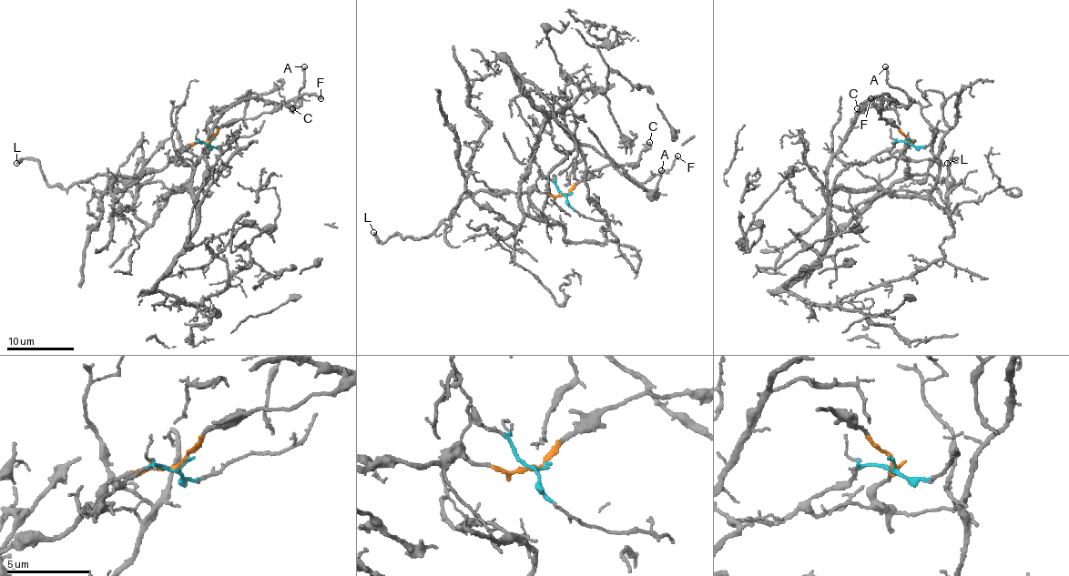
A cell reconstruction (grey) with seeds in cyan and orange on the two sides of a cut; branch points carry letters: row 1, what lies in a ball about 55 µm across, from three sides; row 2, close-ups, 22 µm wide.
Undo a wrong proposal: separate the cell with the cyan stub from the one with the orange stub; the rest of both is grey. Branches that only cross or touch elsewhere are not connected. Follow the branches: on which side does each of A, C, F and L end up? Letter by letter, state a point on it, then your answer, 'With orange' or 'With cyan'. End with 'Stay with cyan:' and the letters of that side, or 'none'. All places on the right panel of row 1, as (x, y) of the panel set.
A: Place: (885, 66). With cyan
C: Place: (857, 108). With orange
F: Place: (870, 98). With cyan
L: Place: (947, 163). With orange
Stay with cyan: A, F

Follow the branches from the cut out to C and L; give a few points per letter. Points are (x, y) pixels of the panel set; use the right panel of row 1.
C: (909, 141), (897, 126), (880, 118), (873, 103), (865, 103), (857, 108)
L: (909, 141), (901, 153), (909, 166), (905, 176), (930, 175), (951, 188), (949, 163), (957, 158), (947, 163)

